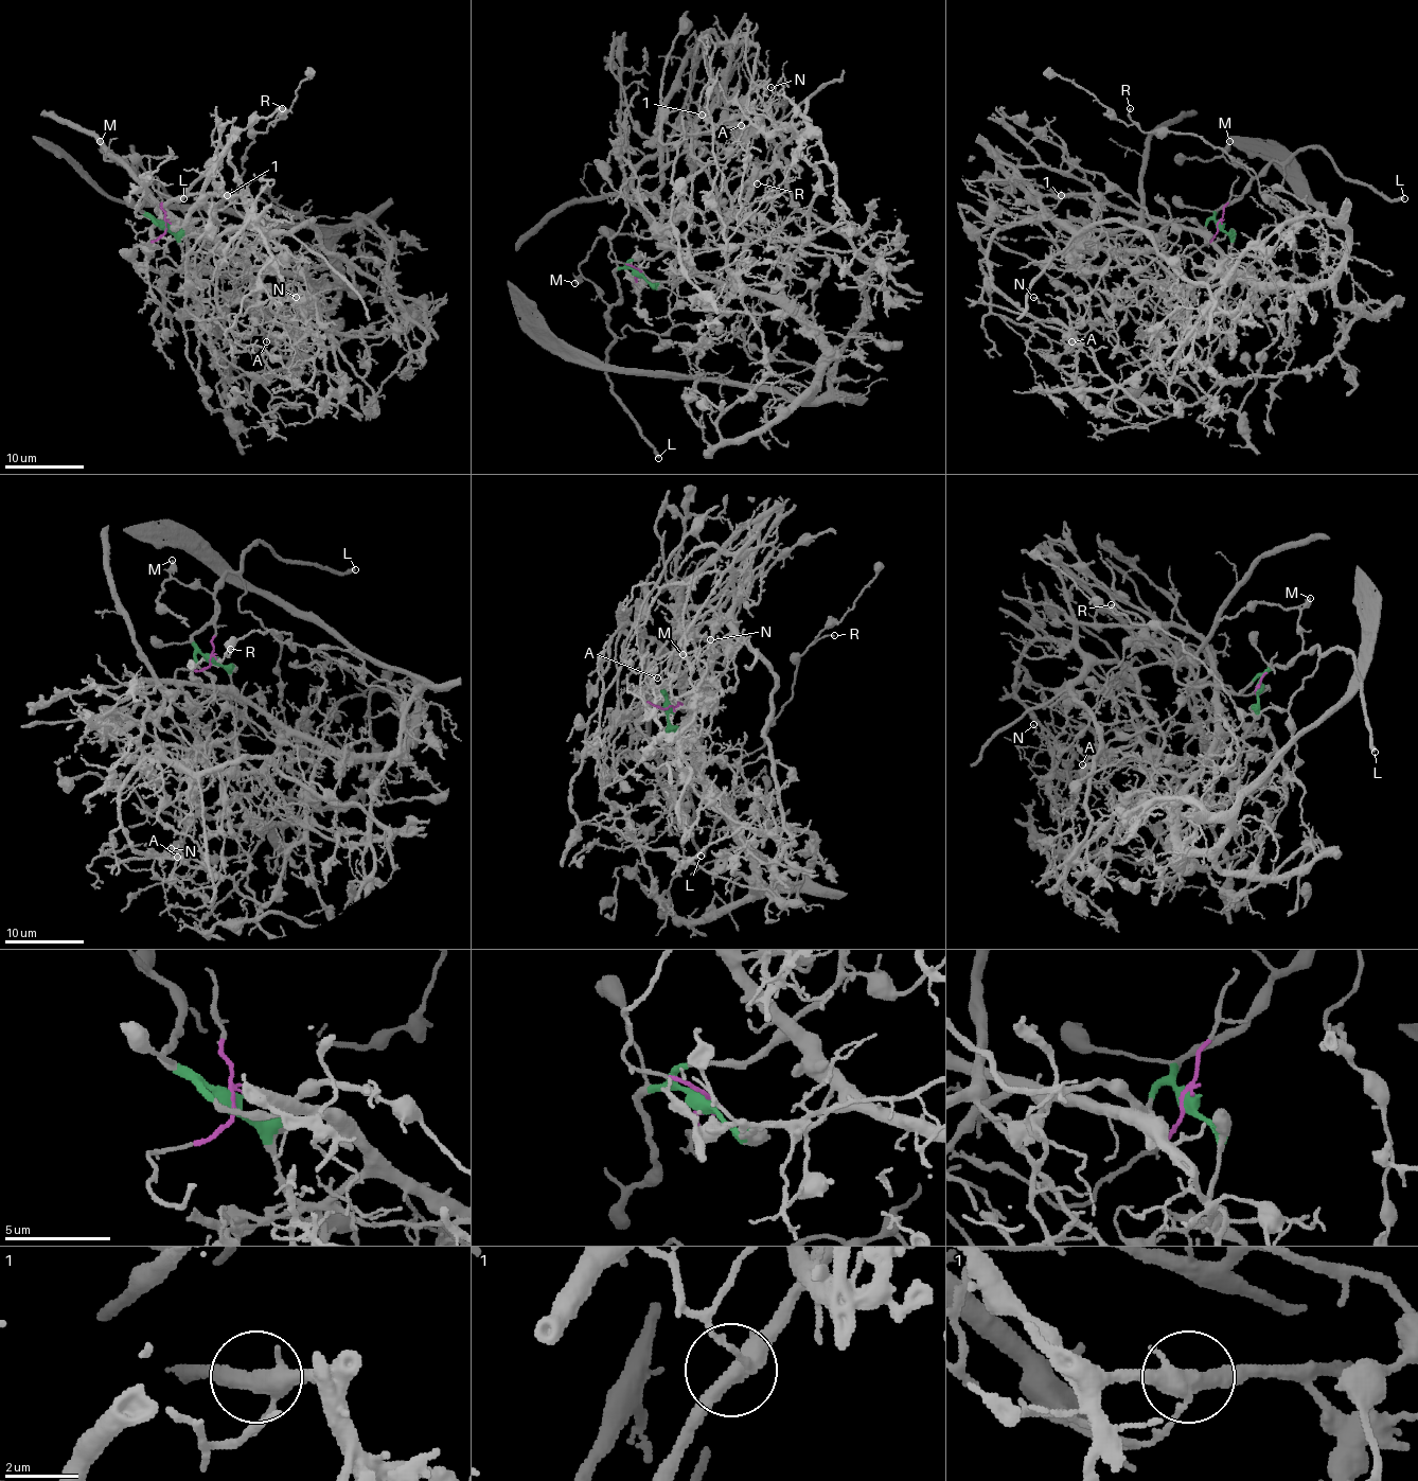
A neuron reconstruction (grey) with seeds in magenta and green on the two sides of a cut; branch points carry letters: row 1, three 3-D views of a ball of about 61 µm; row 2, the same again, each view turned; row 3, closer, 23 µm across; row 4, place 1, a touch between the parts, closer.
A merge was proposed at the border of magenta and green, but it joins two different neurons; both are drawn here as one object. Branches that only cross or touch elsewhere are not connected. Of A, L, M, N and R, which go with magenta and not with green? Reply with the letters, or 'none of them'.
A, N

